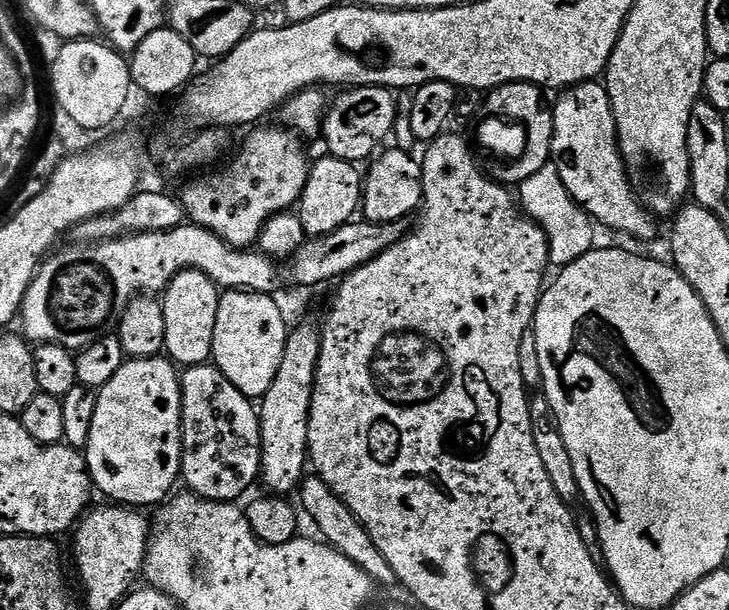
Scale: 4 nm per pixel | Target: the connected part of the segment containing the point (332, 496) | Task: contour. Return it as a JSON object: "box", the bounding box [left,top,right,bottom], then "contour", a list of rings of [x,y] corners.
{"box":[298,474,396,586],"contour":[[[315,474],[309,475],[298,489],[299,496],[298,504],[303,515],[306,514],[312,519],[313,526],[321,532],[319,535],[322,537],[323,543],[338,550],[338,554],[346,554],[346,558],[350,558],[350,562],[354,562],[354,566],[358,566],[358,570],[362,570],[370,577],[373,585],[390,584],[392,586],[396,584],[394,570],[390,570],[390,562],[386,562],[386,558],[382,558],[382,550],[378,550],[378,546],[374,546],[370,534],[362,526],[362,522],[358,522],[358,518],[354,518],[350,506],[346,506],[346,502],[342,502],[342,498],[338,498],[338,494],[334,490],[330,490],[330,486],[326,486],[324,480]]]}

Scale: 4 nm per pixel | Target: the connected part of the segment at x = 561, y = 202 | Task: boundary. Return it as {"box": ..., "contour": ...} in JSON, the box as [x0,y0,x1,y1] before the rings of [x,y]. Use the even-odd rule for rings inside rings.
{"box":[518,162,597,269],"contour":[[[549,162],[546,166],[542,166],[542,170],[538,170],[538,174],[530,174],[530,178],[526,178],[518,185],[518,204],[528,219],[539,224],[540,229],[546,234],[548,259],[557,269],[565,268],[570,262],[582,258],[597,247],[597,225],[576,203],[570,190],[566,190],[566,182],[562,182],[562,174],[558,174],[556,164]]]}

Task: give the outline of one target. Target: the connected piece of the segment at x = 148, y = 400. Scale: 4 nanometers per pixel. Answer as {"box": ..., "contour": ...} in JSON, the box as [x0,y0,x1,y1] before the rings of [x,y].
{"box":[84,355,181,508],"contour":[[[163,355],[150,359],[127,359],[106,386],[97,391],[93,425],[84,449],[84,457],[93,487],[112,498],[113,503],[147,508],[163,503],[180,478],[181,466],[181,384],[175,364]]]}

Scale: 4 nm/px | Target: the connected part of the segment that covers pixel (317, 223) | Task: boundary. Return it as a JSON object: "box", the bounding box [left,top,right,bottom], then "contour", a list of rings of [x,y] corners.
{"box":[298,154,362,237],"contour":[[[324,154],[320,161],[308,169],[308,181],[300,195],[298,215],[304,227],[305,237],[325,236],[338,230],[343,224],[353,223],[352,216],[362,208],[362,172],[351,160],[343,160]]]}

